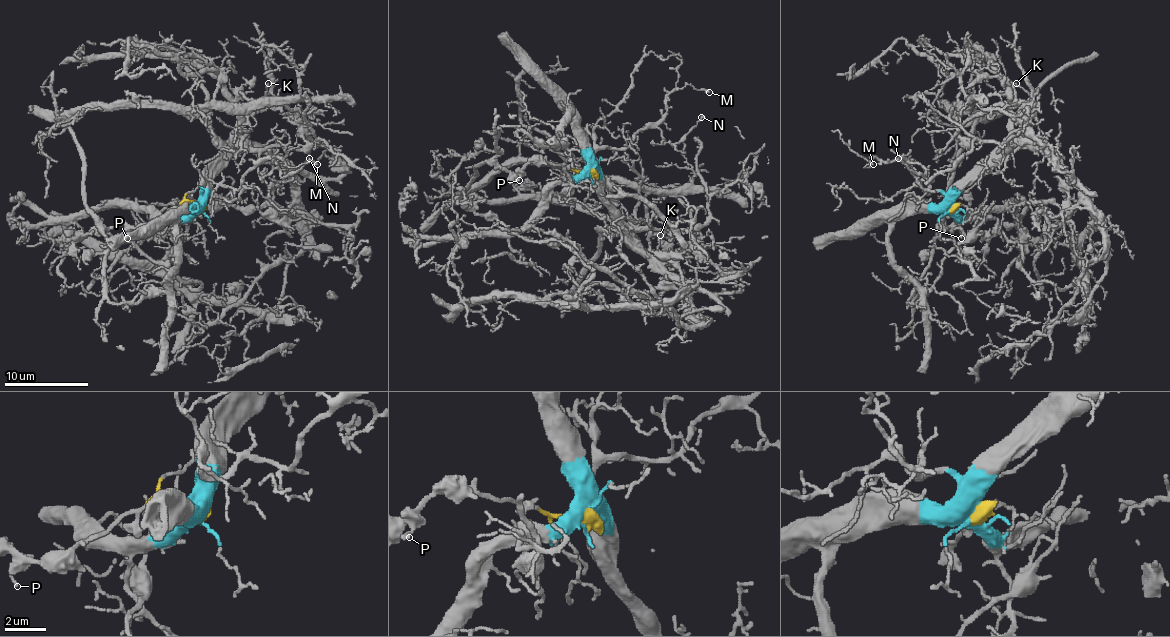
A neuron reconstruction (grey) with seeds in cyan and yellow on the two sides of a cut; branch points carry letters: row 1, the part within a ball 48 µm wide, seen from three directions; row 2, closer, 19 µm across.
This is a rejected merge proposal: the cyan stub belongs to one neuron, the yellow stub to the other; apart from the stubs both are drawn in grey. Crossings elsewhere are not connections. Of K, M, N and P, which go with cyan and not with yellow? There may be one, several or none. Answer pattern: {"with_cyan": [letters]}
{"with_cyan": ["K", "M", "N"]}

